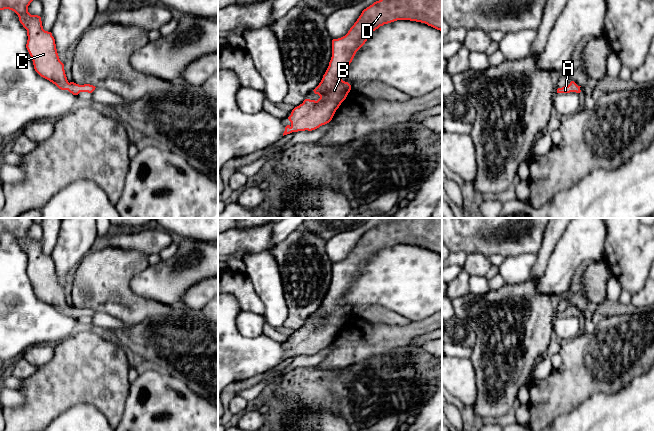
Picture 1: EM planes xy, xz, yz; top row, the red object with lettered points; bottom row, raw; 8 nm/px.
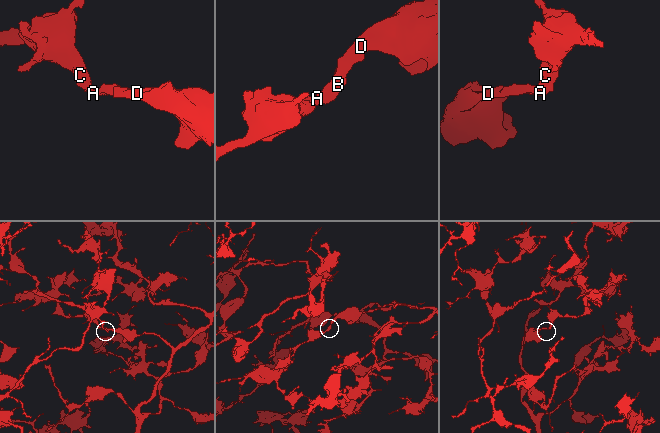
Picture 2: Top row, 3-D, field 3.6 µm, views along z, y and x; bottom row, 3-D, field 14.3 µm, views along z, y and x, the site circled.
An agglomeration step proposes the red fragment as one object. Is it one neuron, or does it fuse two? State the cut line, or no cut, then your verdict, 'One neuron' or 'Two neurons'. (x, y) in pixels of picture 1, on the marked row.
No split. One neuron

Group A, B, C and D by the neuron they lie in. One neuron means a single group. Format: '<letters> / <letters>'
A B C D

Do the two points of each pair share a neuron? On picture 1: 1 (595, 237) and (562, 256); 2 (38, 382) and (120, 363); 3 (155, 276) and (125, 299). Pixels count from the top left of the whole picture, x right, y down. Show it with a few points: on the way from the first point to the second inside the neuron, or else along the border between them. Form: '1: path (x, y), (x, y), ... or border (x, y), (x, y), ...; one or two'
1: path (587, 237), (570, 252); one
2: path (58, 382), (100, 367); one
3: border (135, 274), (131, 280), (131, 289), (156, 301); two

